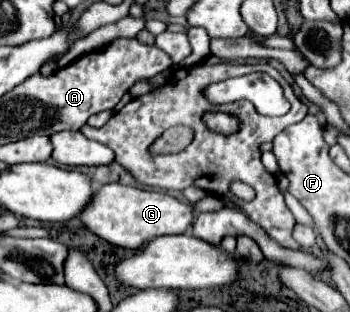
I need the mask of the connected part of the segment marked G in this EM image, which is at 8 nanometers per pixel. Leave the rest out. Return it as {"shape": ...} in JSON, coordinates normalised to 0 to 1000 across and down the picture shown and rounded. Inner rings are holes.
{"shape":[[[309,587],[269,619],[263,651],[229,683],[234,715],[320,785],[400,798],[417,772],[457,753],[531,747],[554,715],[554,663],[463,612],[423,612],[343,587]]]}

